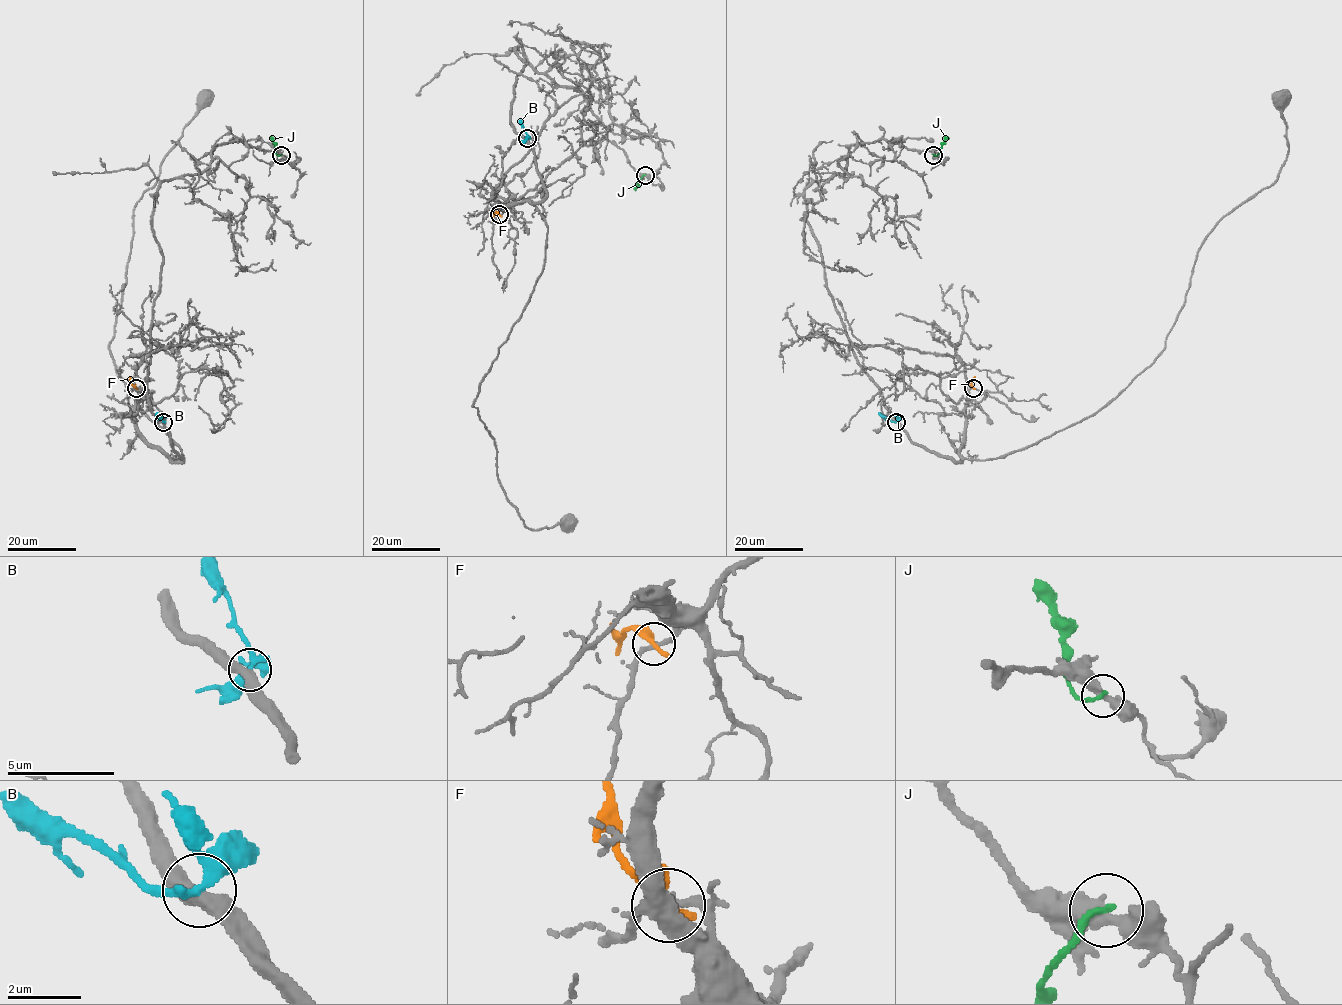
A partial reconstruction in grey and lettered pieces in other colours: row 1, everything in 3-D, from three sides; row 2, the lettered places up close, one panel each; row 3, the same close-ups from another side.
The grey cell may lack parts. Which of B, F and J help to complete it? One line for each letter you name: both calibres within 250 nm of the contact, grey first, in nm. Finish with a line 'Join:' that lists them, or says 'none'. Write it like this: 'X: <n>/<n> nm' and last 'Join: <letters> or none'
Join: none

